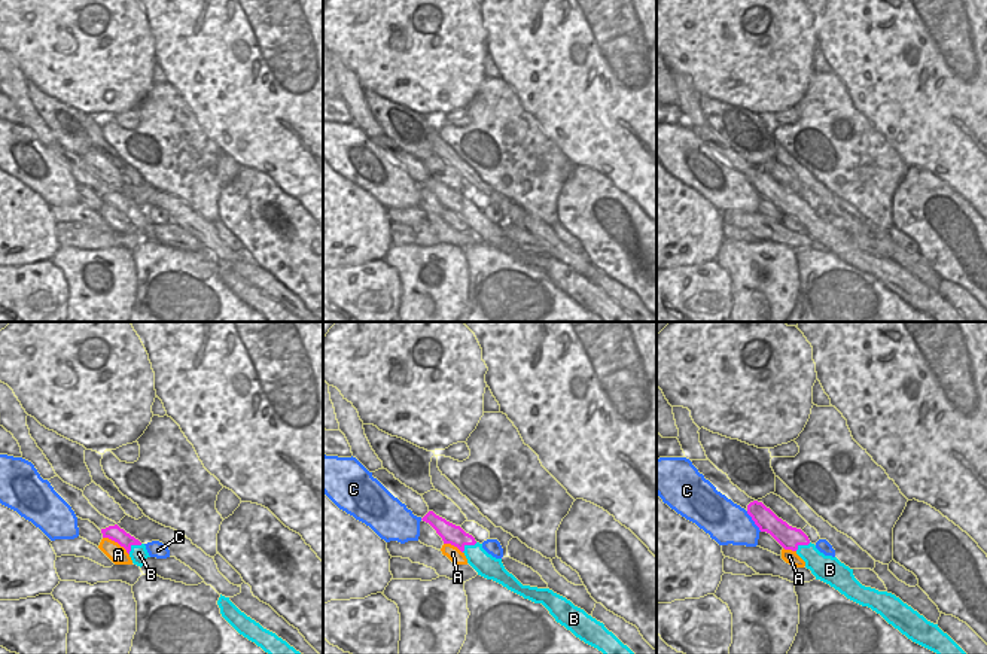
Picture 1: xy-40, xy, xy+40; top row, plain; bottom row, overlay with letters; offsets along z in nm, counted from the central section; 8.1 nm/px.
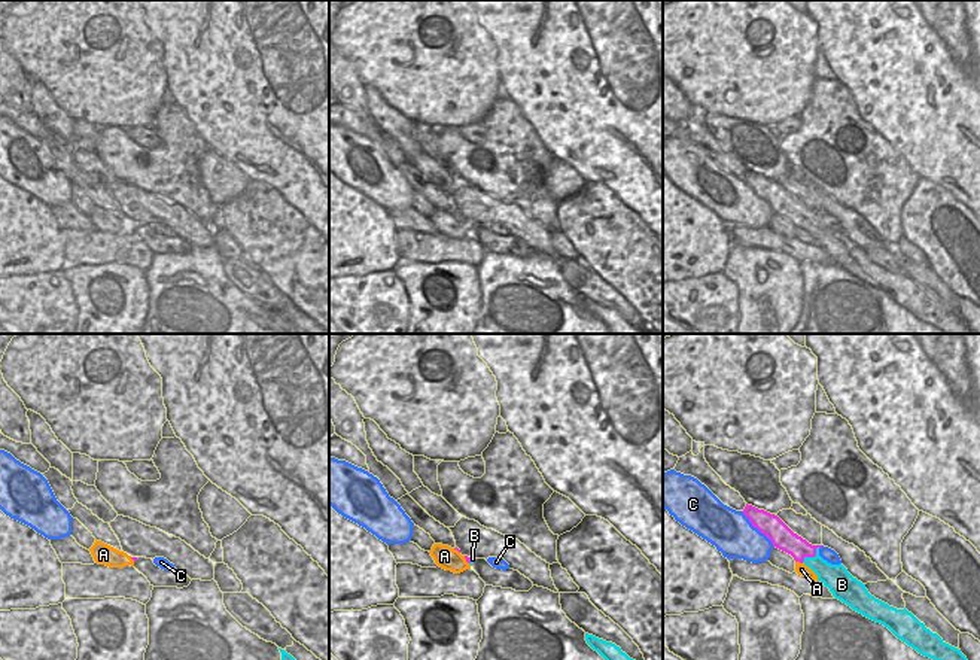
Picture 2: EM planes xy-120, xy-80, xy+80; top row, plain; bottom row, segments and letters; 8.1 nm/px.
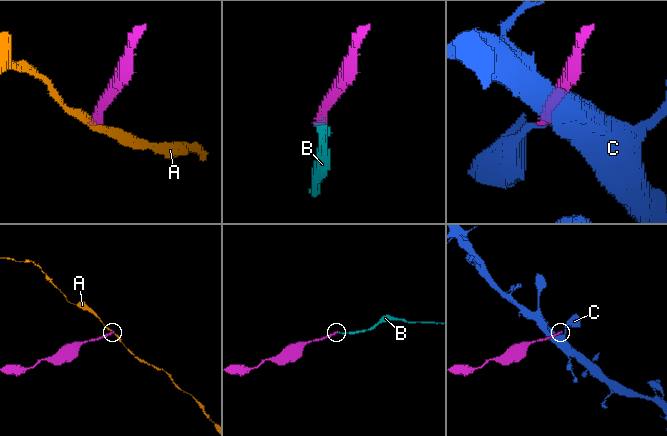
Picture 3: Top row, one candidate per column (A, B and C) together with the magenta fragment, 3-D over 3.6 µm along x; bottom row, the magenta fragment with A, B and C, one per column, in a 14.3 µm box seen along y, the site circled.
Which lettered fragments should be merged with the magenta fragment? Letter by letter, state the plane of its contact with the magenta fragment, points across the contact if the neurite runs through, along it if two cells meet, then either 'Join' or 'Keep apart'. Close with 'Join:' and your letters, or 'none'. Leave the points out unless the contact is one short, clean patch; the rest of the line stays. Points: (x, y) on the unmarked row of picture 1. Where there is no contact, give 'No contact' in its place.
A: Touches magenta in xy-40. Boundary: xy-40 (103, 203), (116, 207), (128, 221). Keep apart
B: Touches magenta in xy-40. Path across: xy-40 (112, 198), (133, 210), (139, 219). Join
C: Touches magenta in xy+40. Keep apart
Join: B

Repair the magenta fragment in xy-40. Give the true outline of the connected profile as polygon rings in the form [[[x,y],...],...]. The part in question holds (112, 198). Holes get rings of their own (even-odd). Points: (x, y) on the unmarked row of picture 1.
[[[118,191],[101,195],[101,200],[103,200],[103,204],[109,204],[118,209],[121,213],[124,213],[130,220],[132,229],[140,234],[144,231],[144,226],[150,223],[146,216],[146,212],[141,210],[134,203],[131,203],[130,200],[127,200]]]

